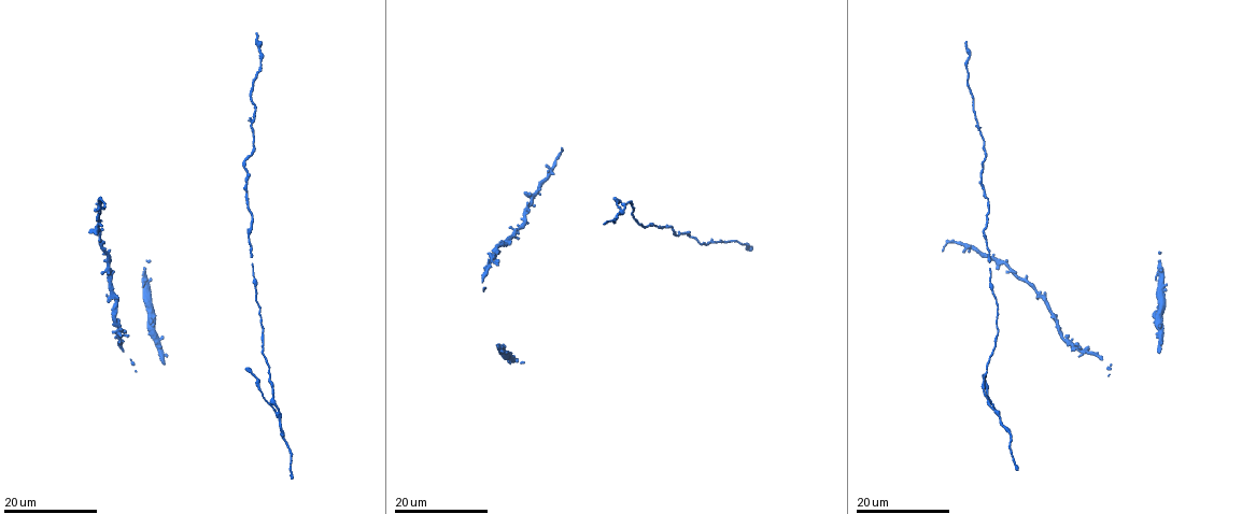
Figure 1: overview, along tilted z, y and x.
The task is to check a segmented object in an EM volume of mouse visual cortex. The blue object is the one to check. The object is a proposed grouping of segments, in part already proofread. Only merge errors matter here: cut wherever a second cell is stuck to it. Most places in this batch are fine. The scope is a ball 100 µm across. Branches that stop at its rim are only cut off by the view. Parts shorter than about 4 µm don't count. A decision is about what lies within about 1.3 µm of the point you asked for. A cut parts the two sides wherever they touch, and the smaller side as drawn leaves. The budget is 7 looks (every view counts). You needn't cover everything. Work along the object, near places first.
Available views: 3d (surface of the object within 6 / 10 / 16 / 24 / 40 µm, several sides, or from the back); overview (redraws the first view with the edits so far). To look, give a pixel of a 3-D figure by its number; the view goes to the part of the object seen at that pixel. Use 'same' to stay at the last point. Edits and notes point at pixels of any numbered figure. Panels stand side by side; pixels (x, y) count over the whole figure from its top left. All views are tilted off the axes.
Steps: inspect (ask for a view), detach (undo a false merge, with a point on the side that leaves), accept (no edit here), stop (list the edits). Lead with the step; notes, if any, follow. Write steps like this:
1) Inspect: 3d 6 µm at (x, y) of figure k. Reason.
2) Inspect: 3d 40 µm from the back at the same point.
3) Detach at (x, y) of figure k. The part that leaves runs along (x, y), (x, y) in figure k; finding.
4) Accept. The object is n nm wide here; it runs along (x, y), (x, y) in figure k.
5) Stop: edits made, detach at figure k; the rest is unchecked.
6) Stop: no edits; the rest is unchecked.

Inspect: 3d 24 µm at (1010, 435) of figure 1. Thick turns thin.

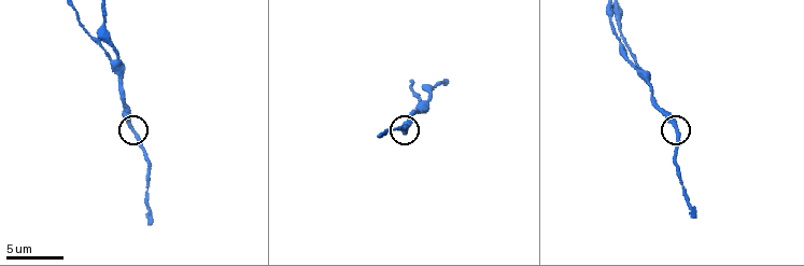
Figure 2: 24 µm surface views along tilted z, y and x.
Inspect: 3d 6 µm at (676, 127) of figure 2.

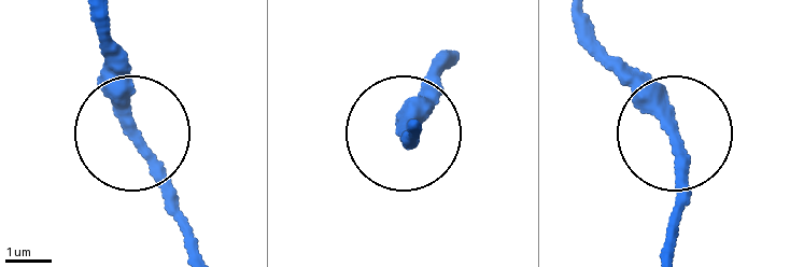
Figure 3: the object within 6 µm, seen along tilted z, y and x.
Accept. One cell here.

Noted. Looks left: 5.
Inspect: 3d 10 µm at (420, 105) of figure 2. Two arms in line, one across.

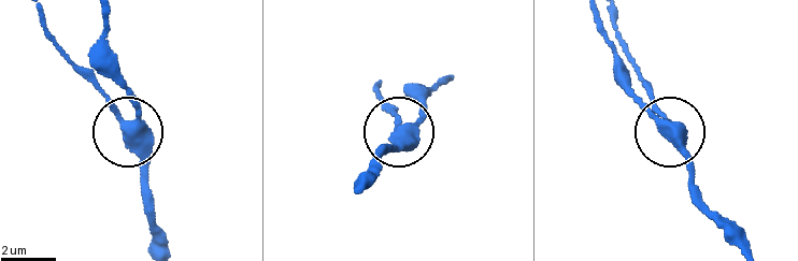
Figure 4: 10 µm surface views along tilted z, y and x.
Accept. The side arm is 13 µm long; it runs along (107, 14), (105, 58), (132, 105), (128, 126), (73, 66) in figure 4; continuous, no second cell.

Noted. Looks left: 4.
Inspect: 3d 16 µm at (612, 23) of figure 2. Thick turns thin.

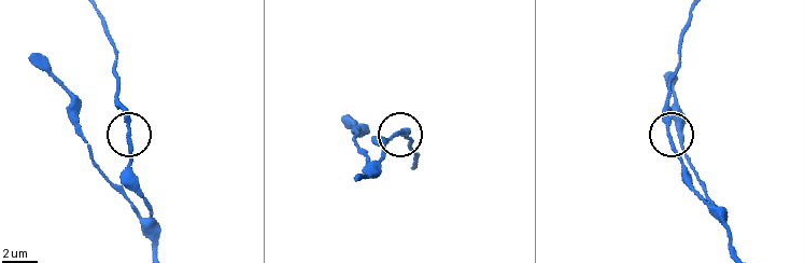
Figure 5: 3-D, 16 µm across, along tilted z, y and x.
Inspect: 3d 6 µm at (669, 132) of figure 5.

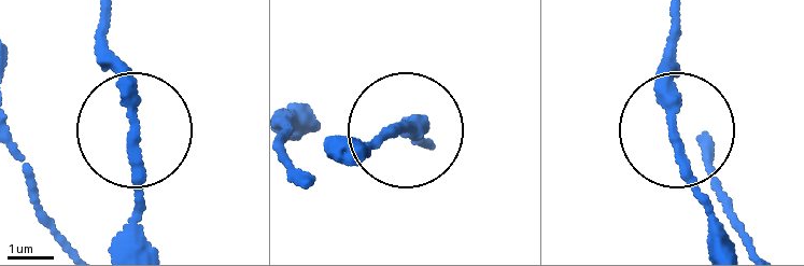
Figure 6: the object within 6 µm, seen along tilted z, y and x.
Accept. It runs along (102, 12), (137, 136), (136, 240) in figure 6; all the same cell.

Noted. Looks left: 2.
Inspect: 3d 24 µm at (245, 189) of figure 1.

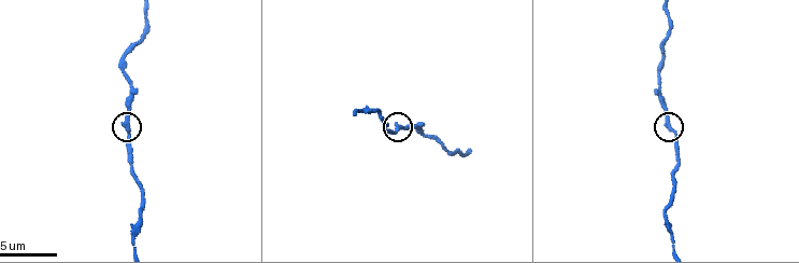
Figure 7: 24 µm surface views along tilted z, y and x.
Inspect: 3d 10 µm at (400, 128) of figure 7.

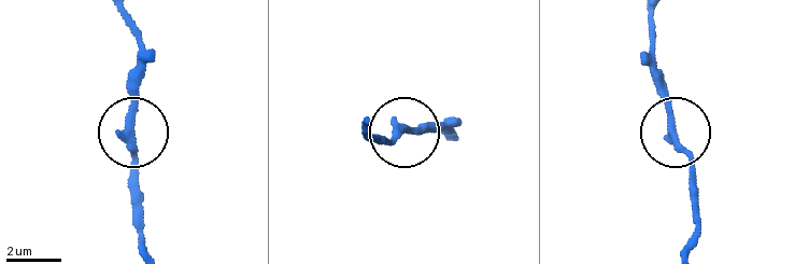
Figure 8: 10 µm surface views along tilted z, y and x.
Accept. Continuous, no second cell.

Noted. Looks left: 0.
Stop: no edits; the rest is unchecked.

